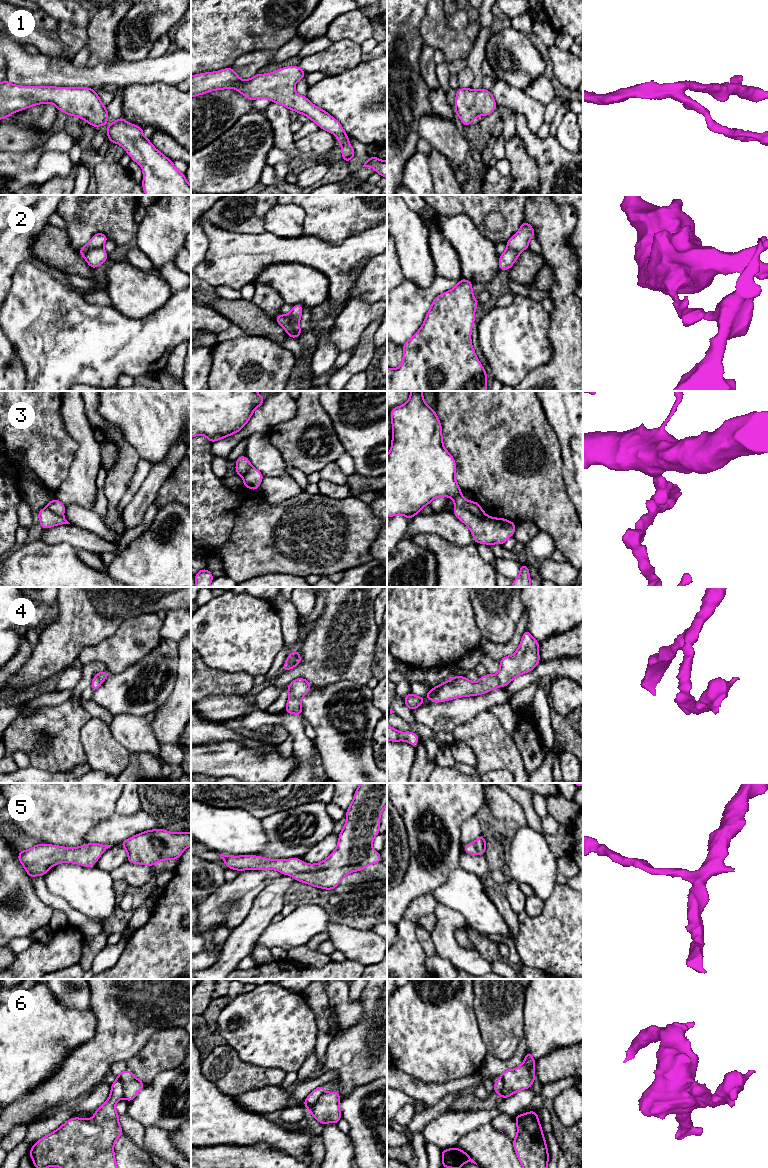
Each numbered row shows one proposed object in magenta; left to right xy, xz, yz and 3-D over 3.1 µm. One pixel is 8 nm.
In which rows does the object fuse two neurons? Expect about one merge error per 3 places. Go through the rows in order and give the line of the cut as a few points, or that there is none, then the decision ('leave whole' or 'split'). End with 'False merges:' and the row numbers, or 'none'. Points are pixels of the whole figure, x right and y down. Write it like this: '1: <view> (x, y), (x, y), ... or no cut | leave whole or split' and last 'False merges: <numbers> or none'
1: no cut | leave whole
2: xz (284, 316), (298, 335) | split
3: yz (455, 506), (466, 508), (477, 515), (485, 515) | split
4: no cut | leave whole
5: no cut | leave whole
6: yz (501, 1076), (504, 1098) | split
False merges: 2, 3, 6

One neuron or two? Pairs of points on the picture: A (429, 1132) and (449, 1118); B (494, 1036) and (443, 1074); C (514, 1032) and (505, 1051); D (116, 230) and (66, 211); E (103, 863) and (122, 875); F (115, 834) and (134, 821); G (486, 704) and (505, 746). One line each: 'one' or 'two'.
A: one
B: two
C: one
D: one
E: two
F: one
G: two

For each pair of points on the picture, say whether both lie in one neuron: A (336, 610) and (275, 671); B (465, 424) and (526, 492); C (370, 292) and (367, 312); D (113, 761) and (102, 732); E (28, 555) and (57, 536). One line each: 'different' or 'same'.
A: different
B: same
C: different
D: same
E: different

